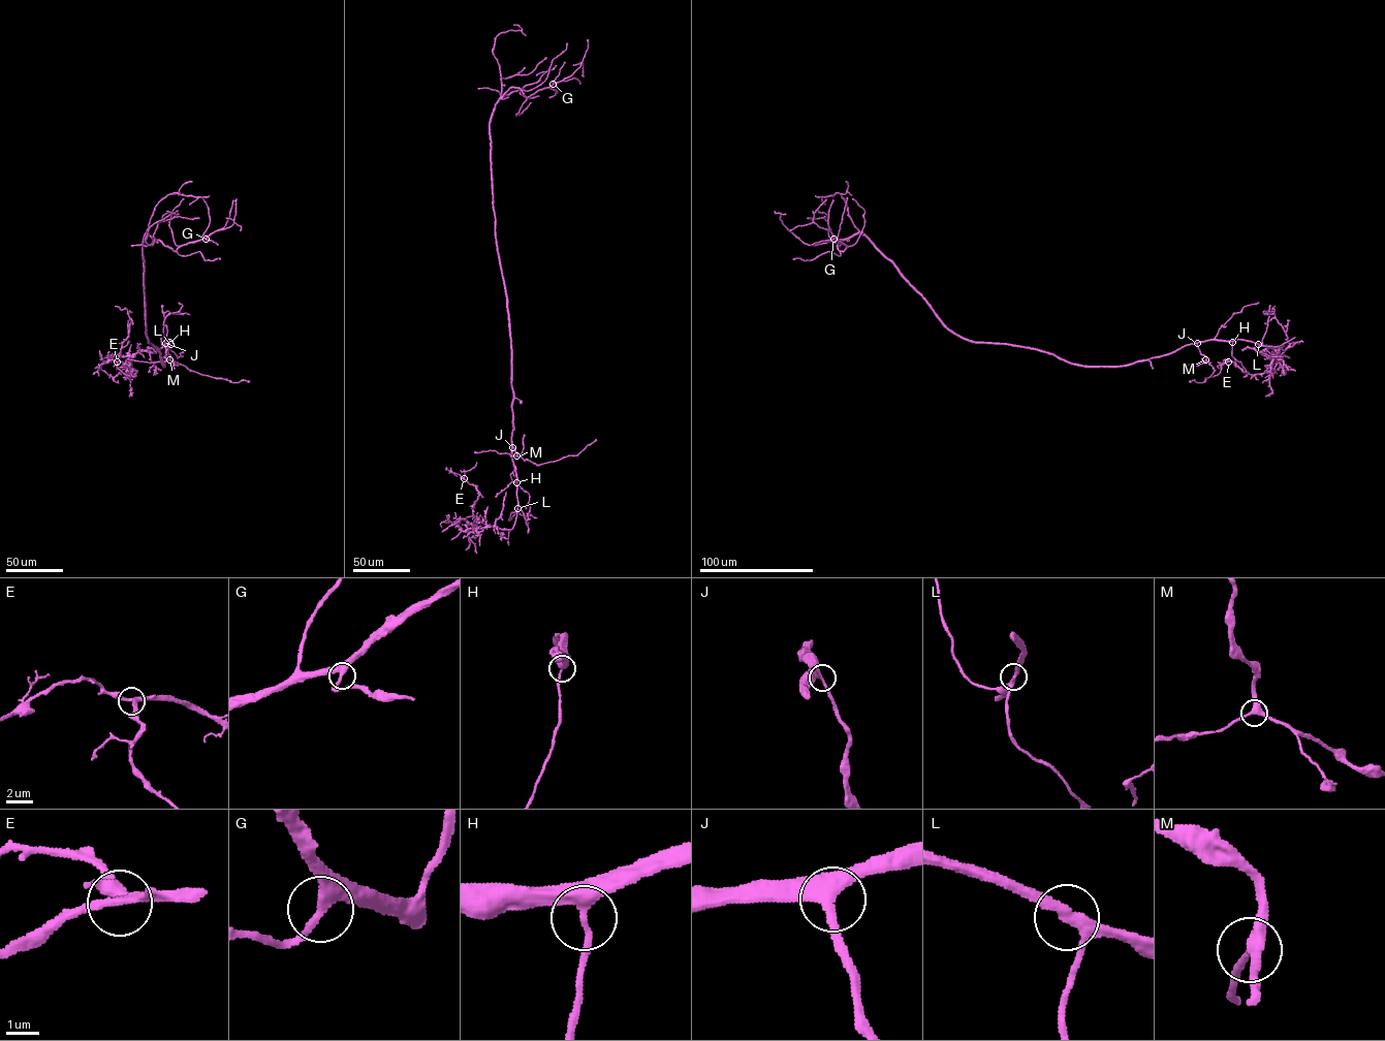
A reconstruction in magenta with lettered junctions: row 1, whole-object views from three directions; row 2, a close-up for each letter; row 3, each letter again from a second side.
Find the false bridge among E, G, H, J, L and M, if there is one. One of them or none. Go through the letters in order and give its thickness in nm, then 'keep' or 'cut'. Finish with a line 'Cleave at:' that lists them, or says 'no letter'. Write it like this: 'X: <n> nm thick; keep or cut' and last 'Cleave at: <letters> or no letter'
E: 260 nm thick; keep
G: 300 nm thick; keep
H: 260 nm thick; keep
J: 300 nm thick; keep
L: 260 nm thick; keep
M: 320 nm thick; keep
Cleave at: no letter

